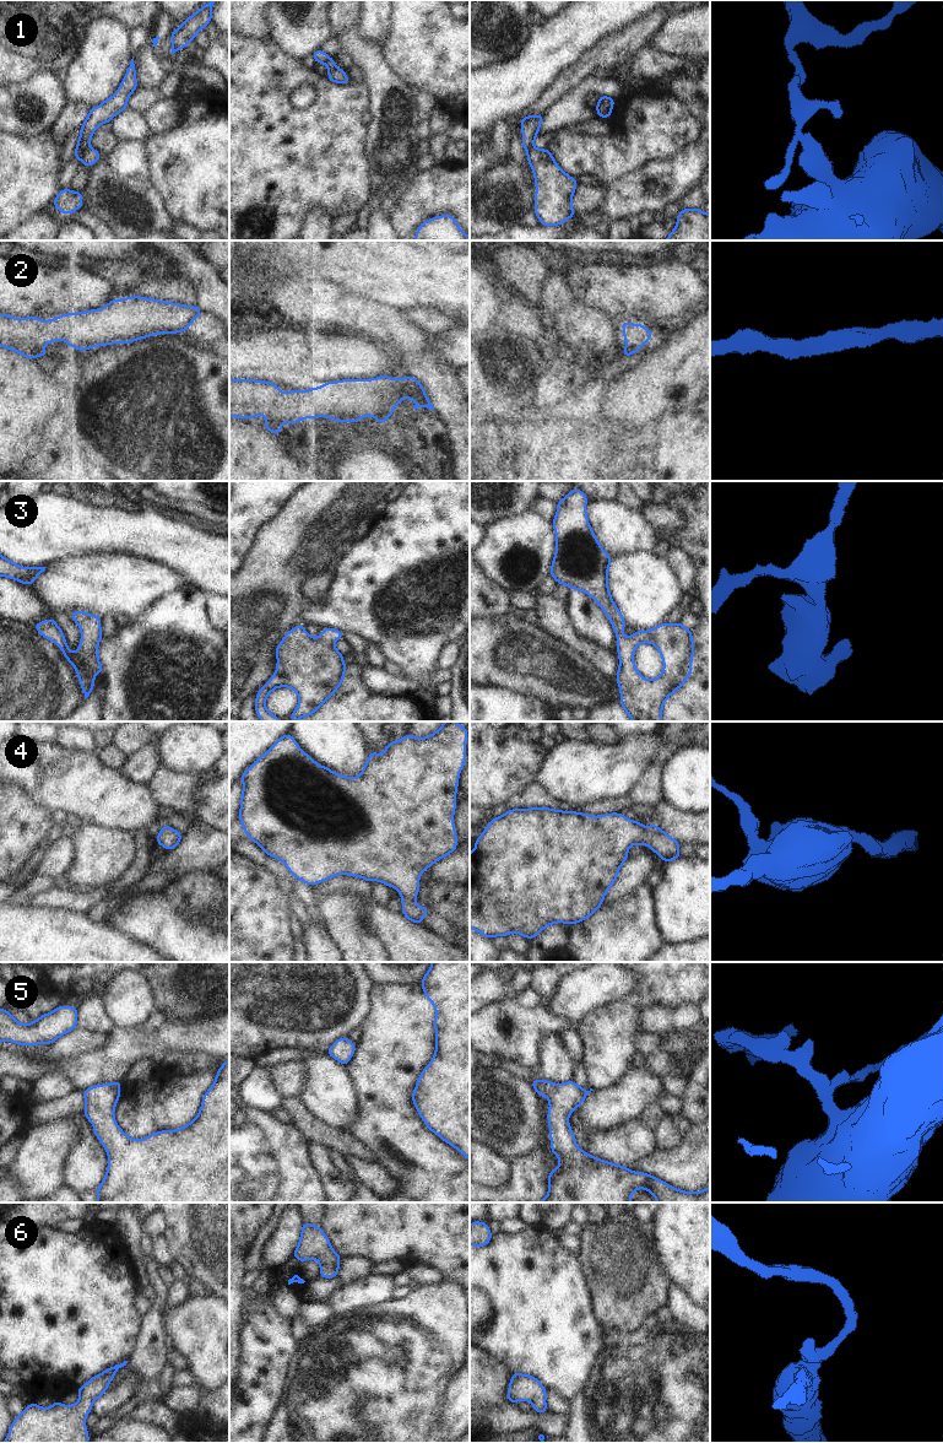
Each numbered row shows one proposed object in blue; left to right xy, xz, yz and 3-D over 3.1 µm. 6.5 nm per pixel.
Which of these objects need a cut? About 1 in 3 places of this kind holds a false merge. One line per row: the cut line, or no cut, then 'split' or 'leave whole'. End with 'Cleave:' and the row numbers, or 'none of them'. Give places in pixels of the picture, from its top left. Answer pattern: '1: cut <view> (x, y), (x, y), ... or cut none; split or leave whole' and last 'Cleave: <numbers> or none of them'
1: cut xy (88, 146), (80, 158); split
2: cut none; leave whole
3: cut none; leave whole
4: cut none; leave whole
5: cut none; leave whole
6: cut none; leave whole
Cleave: 1

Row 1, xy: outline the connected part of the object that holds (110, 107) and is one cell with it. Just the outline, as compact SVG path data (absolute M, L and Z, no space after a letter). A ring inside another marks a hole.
M132 56L130 66L126 70L125 79L115 91L115 94L102 102L99 107L91 108L86 120L81 125L81 133L74 157L77 160L82 158L83 152L90 147L90 141L94 130L101 124L110 123L116 114L128 108L128 99L136 88L136 70Z

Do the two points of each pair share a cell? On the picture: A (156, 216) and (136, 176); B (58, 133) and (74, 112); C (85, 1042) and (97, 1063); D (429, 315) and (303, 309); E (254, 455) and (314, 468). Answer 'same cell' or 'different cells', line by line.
A: same cell
B: same cell
C: different cells
D: different cells
E: same cell

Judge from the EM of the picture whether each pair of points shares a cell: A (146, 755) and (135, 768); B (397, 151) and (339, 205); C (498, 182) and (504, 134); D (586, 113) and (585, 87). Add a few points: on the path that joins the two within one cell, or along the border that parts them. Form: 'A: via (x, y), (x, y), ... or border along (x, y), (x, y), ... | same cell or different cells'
A: via (145, 758), (139, 765) | same cell
B: border along (364, 149), (368, 160), (370, 193) | different cells
C: border along (508, 155), (494, 162), (482, 174) | different cells
D: via (581, 107), (581, 93) | same cell

